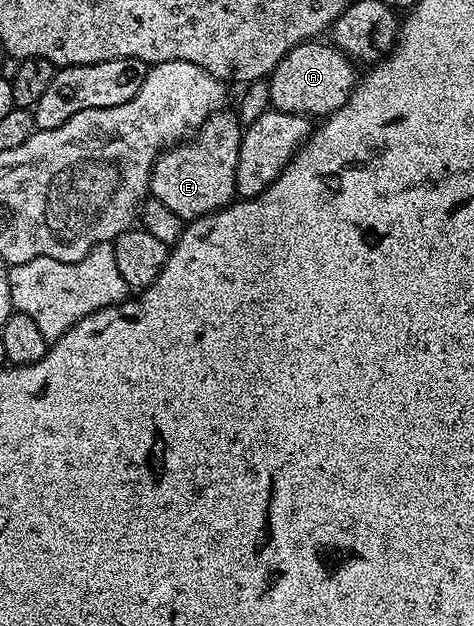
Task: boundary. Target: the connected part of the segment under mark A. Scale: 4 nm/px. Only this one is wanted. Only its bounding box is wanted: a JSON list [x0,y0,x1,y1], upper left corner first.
[269,40,357,120]

